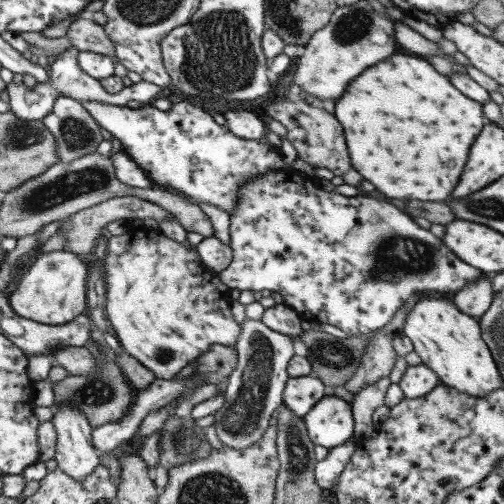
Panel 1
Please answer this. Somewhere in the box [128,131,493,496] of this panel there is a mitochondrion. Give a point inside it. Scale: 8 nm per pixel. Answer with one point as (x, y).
(242, 416)

